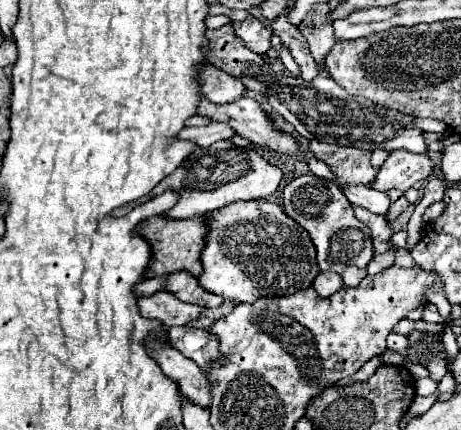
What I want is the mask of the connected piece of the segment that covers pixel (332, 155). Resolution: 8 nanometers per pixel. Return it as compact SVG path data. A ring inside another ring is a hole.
M317 139L309 143L309 151L323 159L345 185L367 185L375 177L375 169L371 167L371 151L319 143Z

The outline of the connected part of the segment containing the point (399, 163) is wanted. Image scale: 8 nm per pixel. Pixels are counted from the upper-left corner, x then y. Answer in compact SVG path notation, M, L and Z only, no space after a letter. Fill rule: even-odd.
M393 151L383 167L377 171L373 181L373 188L381 192L399 189L406 192L415 185L415 181L423 181L431 175L433 163L429 161L427 153L415 155L409 151Z

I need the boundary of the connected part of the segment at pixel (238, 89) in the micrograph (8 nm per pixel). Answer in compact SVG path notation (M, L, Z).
M213 65L203 69L201 83L203 83L203 95L213 103L237 101L237 99L245 97L245 91L247 91L247 87L239 79L227 75L225 71L221 71Z

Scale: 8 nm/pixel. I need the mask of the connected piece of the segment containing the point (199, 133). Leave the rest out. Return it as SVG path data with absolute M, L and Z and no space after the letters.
M213 121L205 127L187 127L179 133L179 137L195 141L199 147L209 147L217 139L231 139L231 137L237 137L237 135L235 135L235 129L229 123Z

